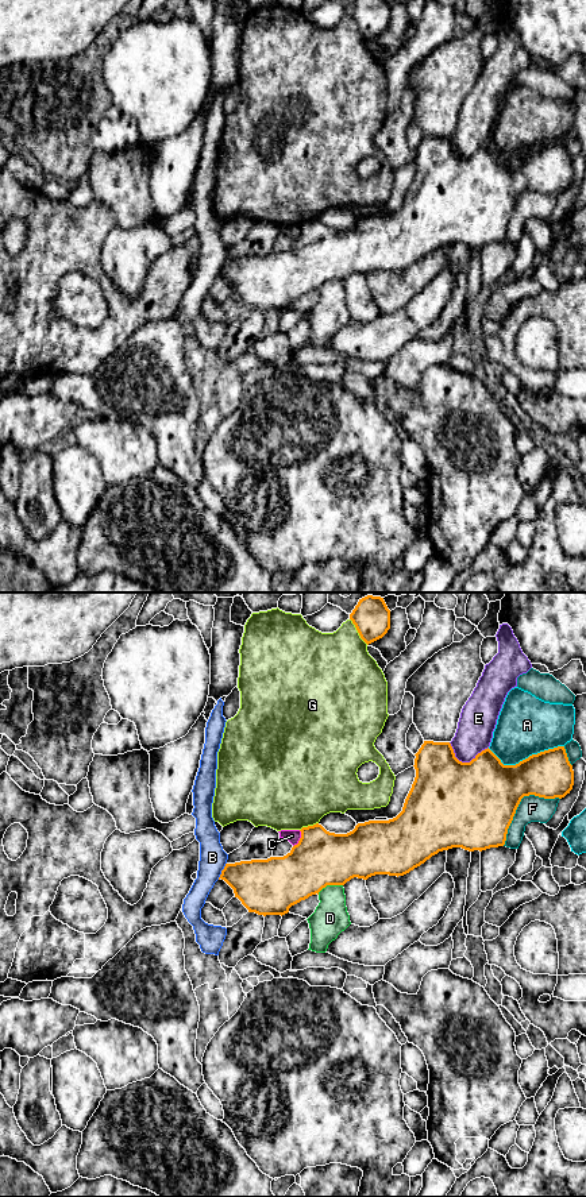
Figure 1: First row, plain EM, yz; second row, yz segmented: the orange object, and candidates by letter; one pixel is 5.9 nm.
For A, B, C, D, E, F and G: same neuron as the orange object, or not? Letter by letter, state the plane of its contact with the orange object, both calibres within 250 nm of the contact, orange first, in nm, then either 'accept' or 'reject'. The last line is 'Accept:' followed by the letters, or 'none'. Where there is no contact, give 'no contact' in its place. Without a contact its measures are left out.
A: meets orange in yz; 300 nm thick on the orange side, 360 nm on the other; reject
B: meets orange in yz; 300 nm thick on the orange side, 160 nm on the other; reject
C: meets orange in yz; 320 nm thick on the orange side, 80 nm on the other; reject
D: meets orange in yz; 320 nm thick on the orange side, 200 nm on the other; reject
E: meets orange in yz; 500 nm thick on the orange side, 220 nm on the other; reject
F: meets orange in yz; 480 nm thick on the orange side, 160 nm on the other; reject
G: meets orange in yz; 220 nm thick on the orange side, 420 nm on the other; reject
Accept: none

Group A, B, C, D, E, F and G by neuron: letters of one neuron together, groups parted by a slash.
A / B / C / D / E / F / G

